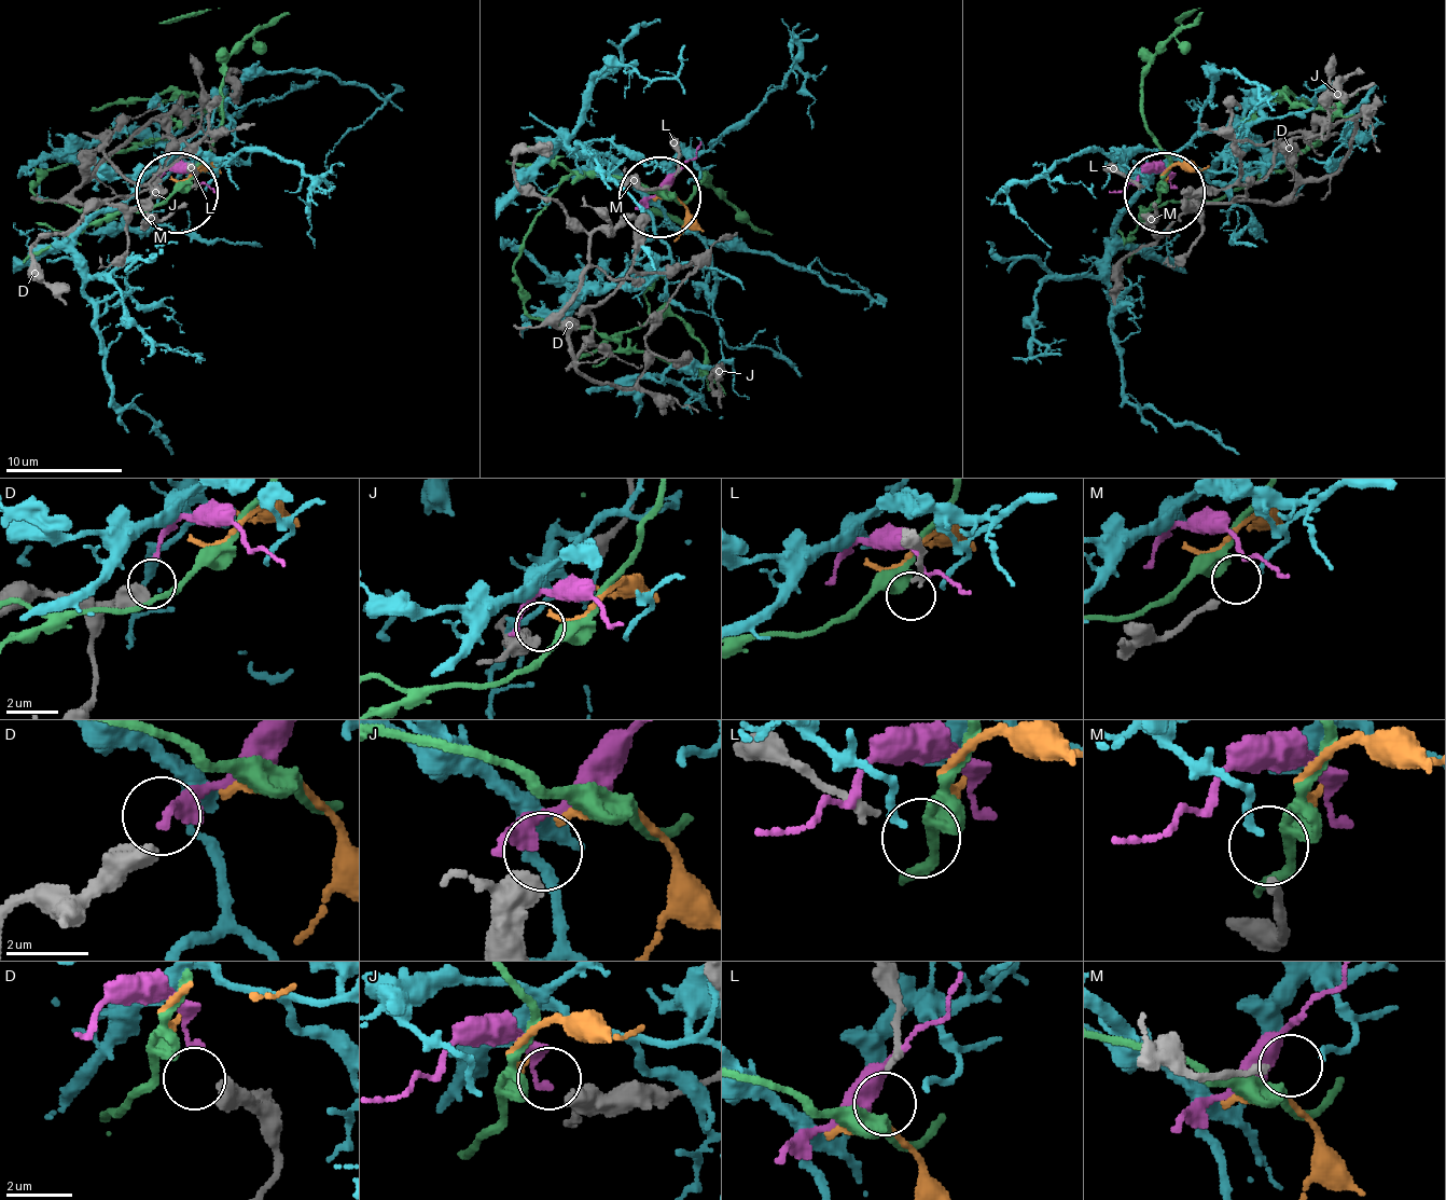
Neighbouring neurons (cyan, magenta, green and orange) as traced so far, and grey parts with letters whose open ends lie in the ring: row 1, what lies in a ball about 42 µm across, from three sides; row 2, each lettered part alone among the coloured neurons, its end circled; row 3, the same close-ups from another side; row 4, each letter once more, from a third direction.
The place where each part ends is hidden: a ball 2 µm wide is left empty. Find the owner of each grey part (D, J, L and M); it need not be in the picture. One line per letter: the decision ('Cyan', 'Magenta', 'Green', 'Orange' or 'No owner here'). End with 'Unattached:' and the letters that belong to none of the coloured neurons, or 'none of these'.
D: Magenta
J: Orange
L: No owner here
M: Cyan
Unattached: L

